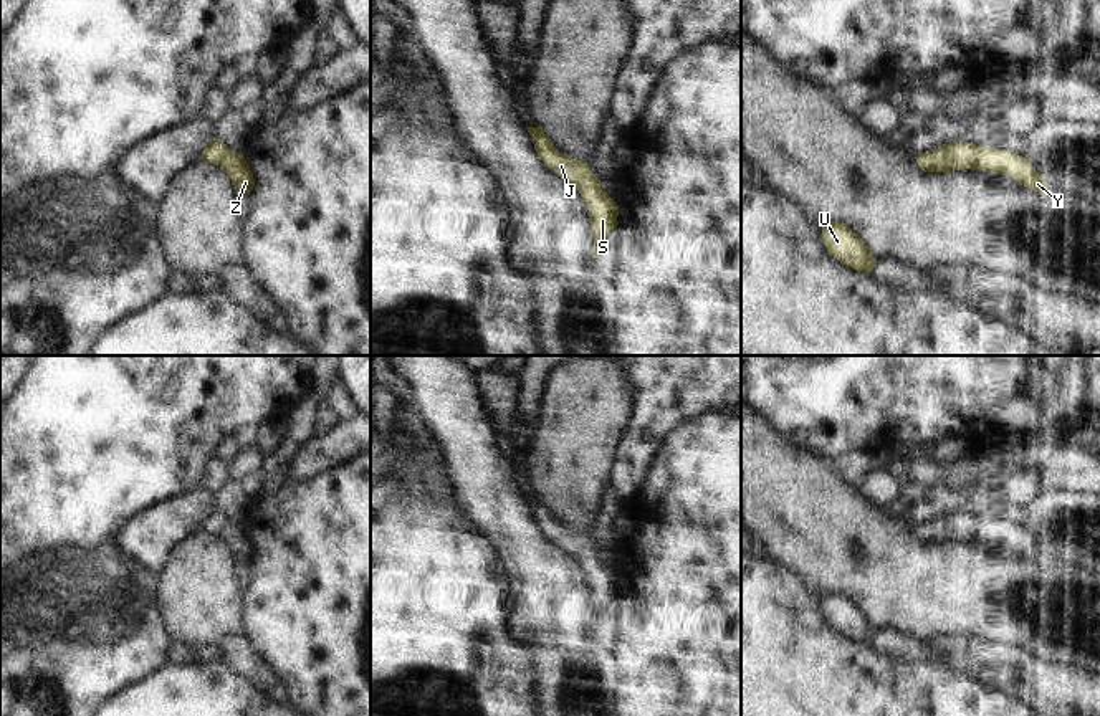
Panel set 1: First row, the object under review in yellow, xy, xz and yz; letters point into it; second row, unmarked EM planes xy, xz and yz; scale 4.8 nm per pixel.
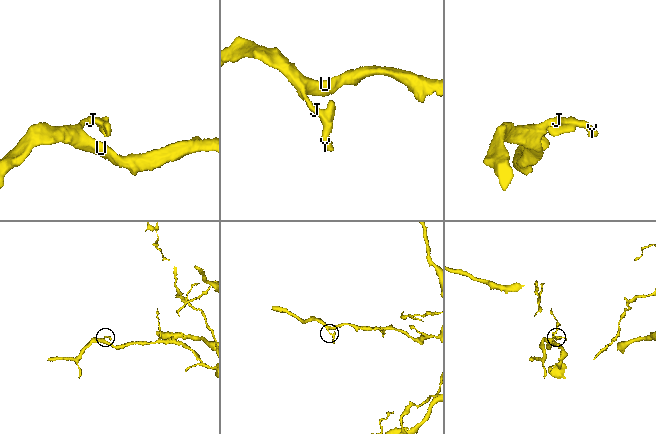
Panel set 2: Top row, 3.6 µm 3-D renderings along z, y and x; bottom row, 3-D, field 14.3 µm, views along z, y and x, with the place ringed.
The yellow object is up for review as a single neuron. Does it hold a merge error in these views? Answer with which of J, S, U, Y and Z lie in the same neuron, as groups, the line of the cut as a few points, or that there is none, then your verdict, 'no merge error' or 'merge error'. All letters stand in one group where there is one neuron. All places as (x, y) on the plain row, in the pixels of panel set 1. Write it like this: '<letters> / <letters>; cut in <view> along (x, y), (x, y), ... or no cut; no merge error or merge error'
J S U Y Z; no cut; no merge error

